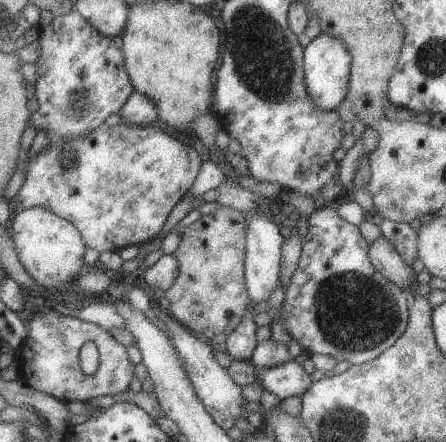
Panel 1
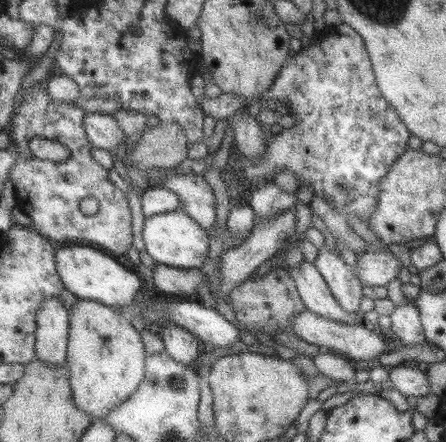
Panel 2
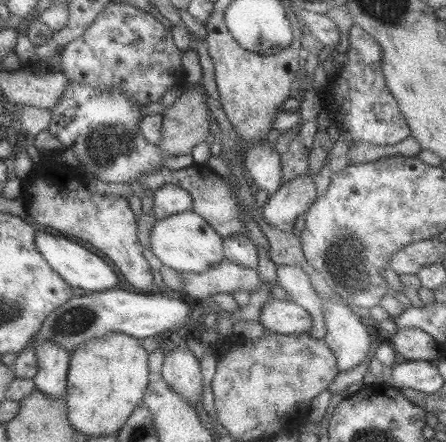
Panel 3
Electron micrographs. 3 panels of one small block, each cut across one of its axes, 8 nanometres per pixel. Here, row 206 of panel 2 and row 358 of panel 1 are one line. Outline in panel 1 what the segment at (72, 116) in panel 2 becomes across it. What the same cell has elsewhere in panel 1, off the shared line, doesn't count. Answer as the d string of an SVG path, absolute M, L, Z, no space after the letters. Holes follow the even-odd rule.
M47 306L47 310L43 314L33 314L35 318L29 322L29 332L27 332L27 338L23 342L23 346L17 350L17 362L13 366L19 368L19 380L23 380L27 386L35 388L37 392L45 392L53 398L59 398L63 402L91 402L91 400L97 400L97 398L103 398L103 396L117 396L117 394L123 394L129 390L129 382L131 382L131 376L133 376L133 368L135 364L129 362L127 354L125 354L125 346L121 342L117 342L107 330L103 330L101 326L97 324L89 324L85 320L79 320L79 318L71 318L71 316L61 316L57 314L51 306ZM87 342L95 342L97 344L97 352L99 352L99 366L95 370L95 374L91 376L85 376L79 368L79 348Z

